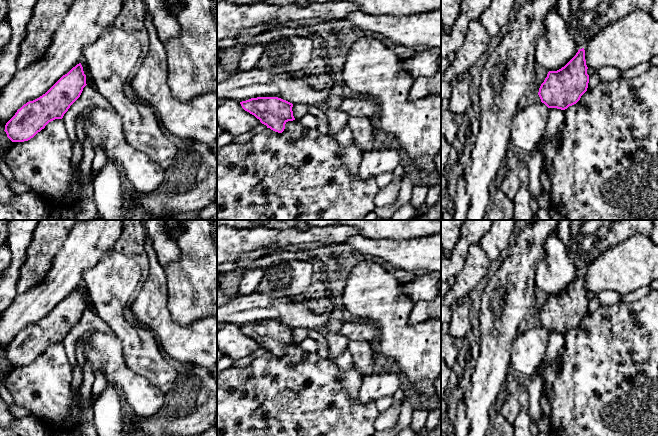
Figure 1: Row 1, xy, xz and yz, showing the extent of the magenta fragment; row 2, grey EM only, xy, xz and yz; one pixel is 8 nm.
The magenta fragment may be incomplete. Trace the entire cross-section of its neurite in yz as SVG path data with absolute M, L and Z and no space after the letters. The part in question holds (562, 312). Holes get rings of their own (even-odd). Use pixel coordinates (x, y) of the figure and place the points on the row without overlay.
M582 272L564 291L548 296L538 316L541 326L548 332L561 334L576 328L588 312L587 293Z

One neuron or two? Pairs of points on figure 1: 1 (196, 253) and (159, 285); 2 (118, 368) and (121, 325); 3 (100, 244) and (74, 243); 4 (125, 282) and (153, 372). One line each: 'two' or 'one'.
1: two
2: two
3: one
4: one

